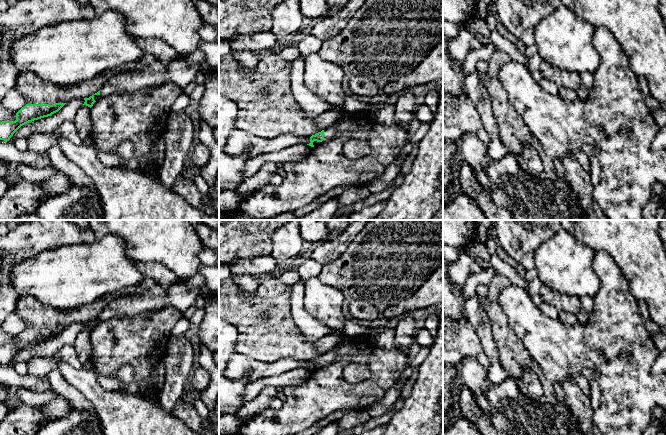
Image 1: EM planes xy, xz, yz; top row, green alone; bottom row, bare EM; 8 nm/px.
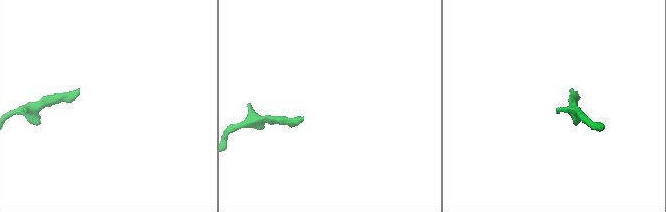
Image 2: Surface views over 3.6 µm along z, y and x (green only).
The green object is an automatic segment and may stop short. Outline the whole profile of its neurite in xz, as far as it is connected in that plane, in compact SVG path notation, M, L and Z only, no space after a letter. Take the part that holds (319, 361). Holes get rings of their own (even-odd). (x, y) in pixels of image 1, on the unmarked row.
M343 343L340 344L337 348L333 348L330 351L326 352L325 354L322 354L321 356L318 356L315 359L312 359L310 361L310 367L307 368L311 371L314 371L313 366L324 366L329 365L332 362L334 362L339 356L354 356L359 353L357 347L353 345L352 343Z

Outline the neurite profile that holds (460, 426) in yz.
M455 416L452 425L447 428L443 435L481 435L479 430L465 418Z

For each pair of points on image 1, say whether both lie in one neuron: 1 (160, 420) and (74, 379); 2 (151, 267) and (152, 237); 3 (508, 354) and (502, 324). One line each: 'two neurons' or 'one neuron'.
1: one neuron
2: two neurons
3: one neuron

